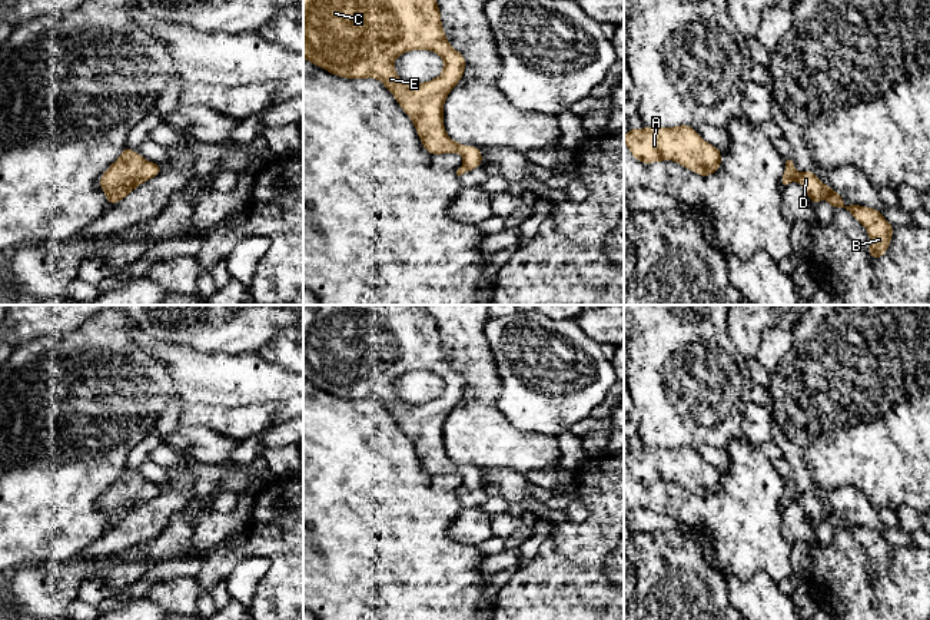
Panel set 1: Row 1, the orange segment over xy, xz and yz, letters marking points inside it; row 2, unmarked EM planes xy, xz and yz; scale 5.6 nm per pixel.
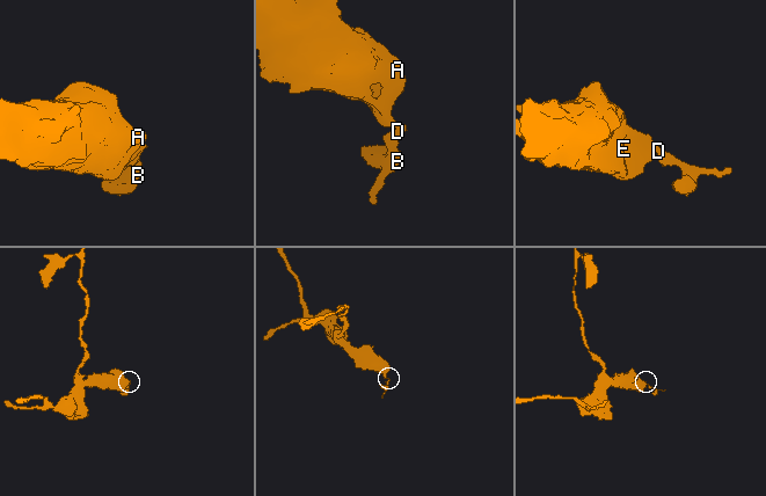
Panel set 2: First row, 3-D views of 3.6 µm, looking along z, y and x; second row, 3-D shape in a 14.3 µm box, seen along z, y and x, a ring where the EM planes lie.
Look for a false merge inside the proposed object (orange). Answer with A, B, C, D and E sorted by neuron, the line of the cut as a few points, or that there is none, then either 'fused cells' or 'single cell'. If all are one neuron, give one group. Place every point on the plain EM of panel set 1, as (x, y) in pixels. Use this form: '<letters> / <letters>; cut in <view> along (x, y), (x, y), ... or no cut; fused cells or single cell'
A B C D E; no cut; single cell

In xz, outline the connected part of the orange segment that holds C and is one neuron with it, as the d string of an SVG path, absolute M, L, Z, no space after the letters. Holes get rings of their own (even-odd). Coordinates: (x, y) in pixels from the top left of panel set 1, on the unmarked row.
M303 305L303 379L345 399L373 398L393 415L413 442L424 470L431 475L461 474L461 497L482 485L476 467L454 462L444 448L446 417L468 388L465 378L448 362L436 319L425 305ZM411 371L431 371L444 381L442 394L419 405L403 402L393 382Z

